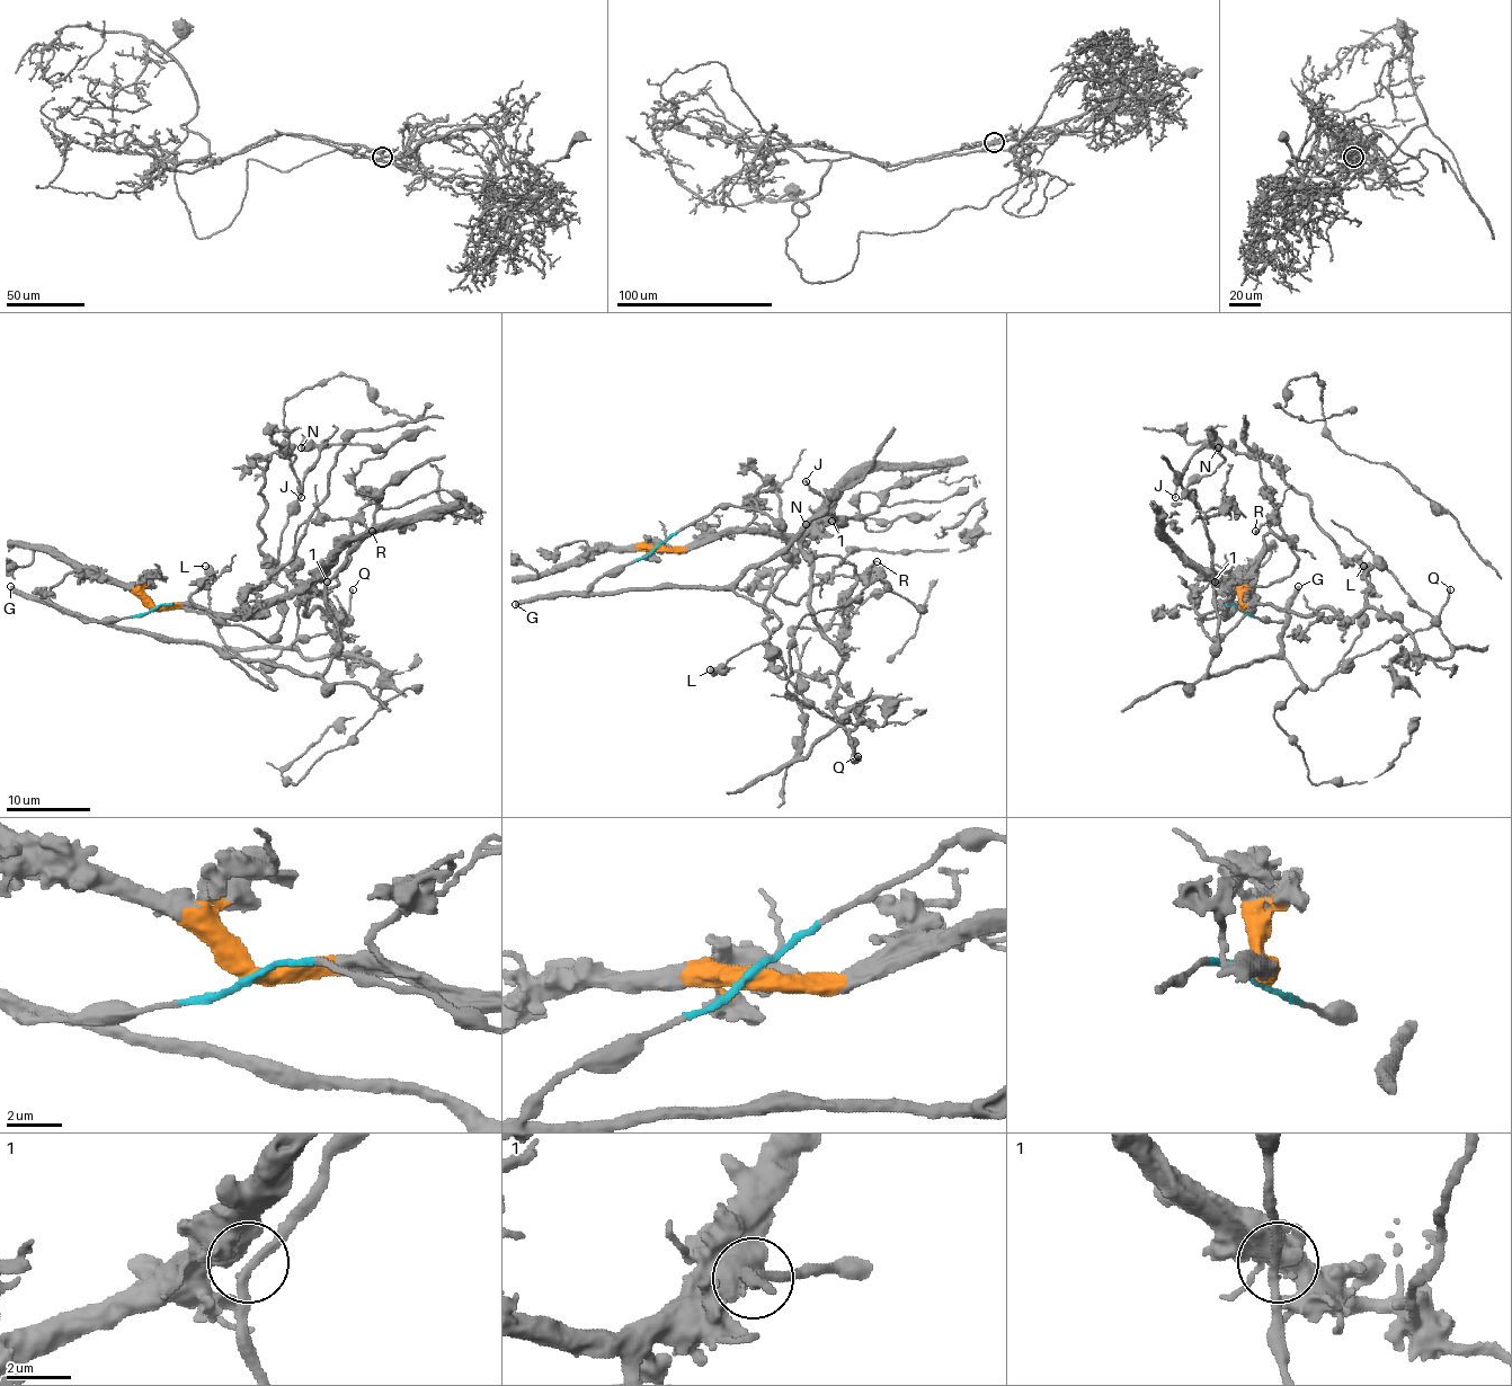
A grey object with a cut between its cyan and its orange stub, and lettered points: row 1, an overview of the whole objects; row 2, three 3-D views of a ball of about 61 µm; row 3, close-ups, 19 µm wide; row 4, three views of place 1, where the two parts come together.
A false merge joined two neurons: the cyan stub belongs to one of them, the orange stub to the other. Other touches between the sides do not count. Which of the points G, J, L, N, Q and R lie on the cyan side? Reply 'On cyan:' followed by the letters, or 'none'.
On cyan: G, J, L, N, Q

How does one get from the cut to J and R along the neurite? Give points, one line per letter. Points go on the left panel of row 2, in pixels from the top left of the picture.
J: (152, 607), (87, 620), (319, 675), (382, 453), (328, 443), (300, 498)
R: (152, 607), (258, 614), (294, 593), (331, 588), (348, 561), (350, 525), (359, 521), (372, 532)

